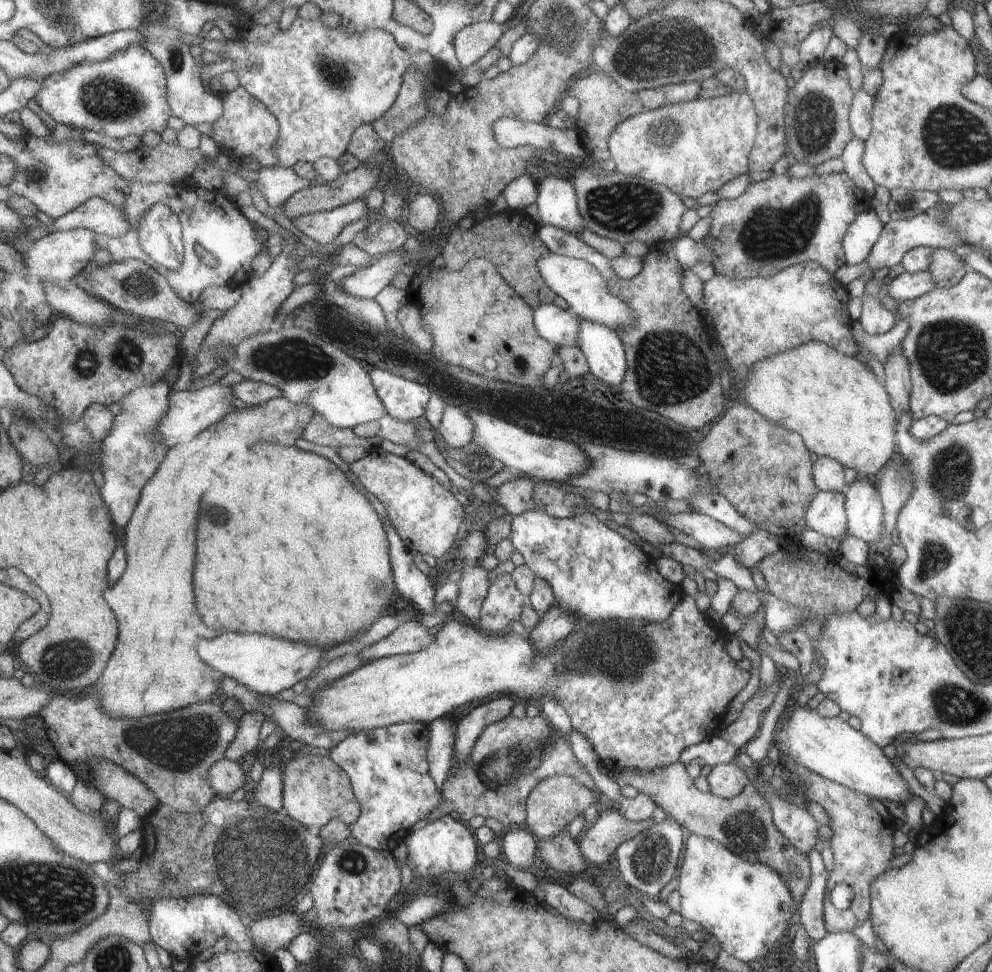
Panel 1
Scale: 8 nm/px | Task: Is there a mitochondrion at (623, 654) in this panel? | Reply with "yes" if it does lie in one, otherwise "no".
yes

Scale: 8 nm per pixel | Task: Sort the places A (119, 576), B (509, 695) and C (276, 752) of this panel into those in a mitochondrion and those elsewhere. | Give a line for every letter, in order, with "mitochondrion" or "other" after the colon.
A: other
B: other
C: other

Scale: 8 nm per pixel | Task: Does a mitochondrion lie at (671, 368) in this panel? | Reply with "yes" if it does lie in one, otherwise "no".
yes

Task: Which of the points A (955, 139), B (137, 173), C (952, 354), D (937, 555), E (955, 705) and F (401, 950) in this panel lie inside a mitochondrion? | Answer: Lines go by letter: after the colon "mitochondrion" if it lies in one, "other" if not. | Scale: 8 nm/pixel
A: mitochondrion
B: other
C: mitochondrion
D: mitochondrion
E: mitochondrion
F: other

